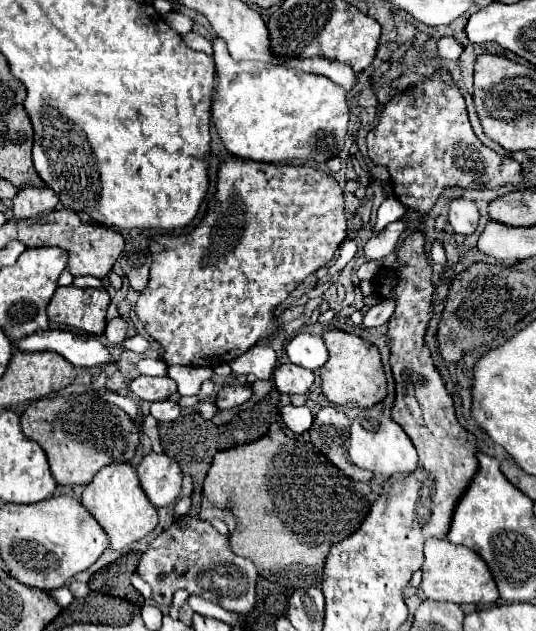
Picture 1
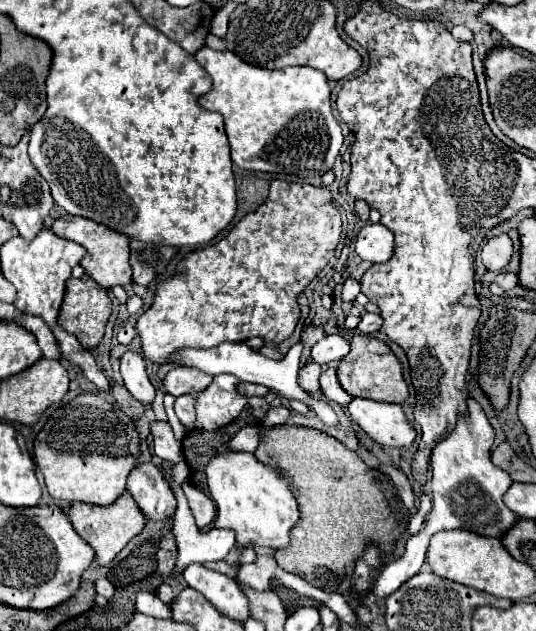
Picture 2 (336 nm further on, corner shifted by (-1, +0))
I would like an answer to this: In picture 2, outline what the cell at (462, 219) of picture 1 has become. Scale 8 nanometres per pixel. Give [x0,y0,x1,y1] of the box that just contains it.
[482,234,512,272]

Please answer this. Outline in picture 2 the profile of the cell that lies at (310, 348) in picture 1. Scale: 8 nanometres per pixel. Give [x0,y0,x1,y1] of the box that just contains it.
[312,334,350,366]

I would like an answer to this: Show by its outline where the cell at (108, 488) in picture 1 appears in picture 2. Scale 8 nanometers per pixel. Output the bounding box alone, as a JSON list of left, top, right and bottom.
[68,492,146,566]

